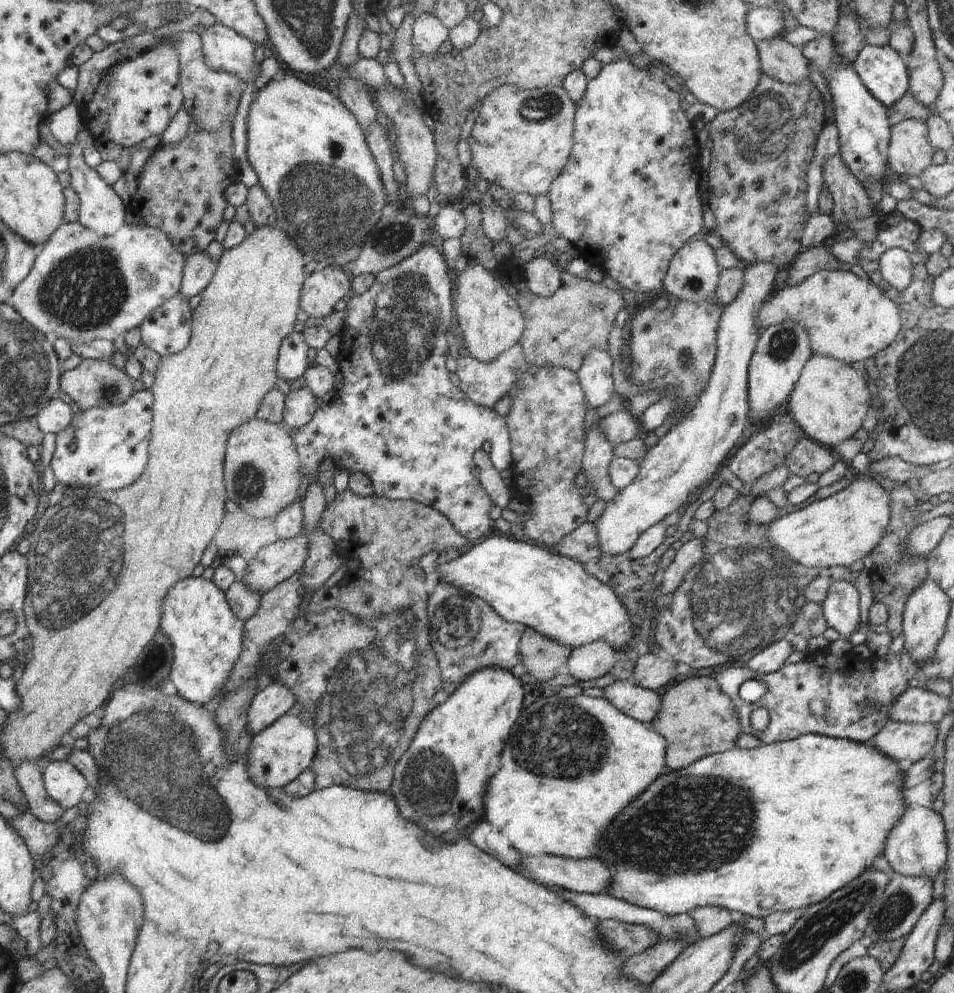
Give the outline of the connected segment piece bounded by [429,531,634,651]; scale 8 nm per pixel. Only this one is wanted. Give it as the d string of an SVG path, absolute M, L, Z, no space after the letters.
M500 534L472 546L466 553L452 561L438 566L439 574L431 576L430 583L446 581L452 586L461 588L464 595L476 595L483 598L500 618L509 623L523 624L545 636L575 649L596 641L607 642L614 650L624 649L633 639L632 621L621 598L612 587L590 577L583 565L571 558L553 553L535 543L527 543L514 539L512 536Z

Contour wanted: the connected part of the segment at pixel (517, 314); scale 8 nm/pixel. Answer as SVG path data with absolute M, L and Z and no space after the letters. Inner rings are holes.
M481 264L468 265L458 275L454 308L462 327L469 356L483 363L491 363L511 346L518 344L525 329L525 320L517 302L489 270Z

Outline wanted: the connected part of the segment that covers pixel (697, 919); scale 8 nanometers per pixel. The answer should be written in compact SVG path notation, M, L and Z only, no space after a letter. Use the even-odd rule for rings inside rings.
M703 906L692 909L688 914L694 921L700 937L711 937L733 924L733 912L719 906Z

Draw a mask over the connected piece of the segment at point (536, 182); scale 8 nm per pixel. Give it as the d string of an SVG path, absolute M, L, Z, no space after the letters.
M502 85L491 90L482 100L481 107L475 118L472 130L470 130L470 137L466 139L468 146L471 150L471 163L470 166L475 168L479 173L480 179L487 180L489 184L498 184L510 192L510 195L518 193L528 193L536 198L538 195L547 194L552 181L561 173L566 161L572 152L573 147L573 132L575 129L575 110L576 103L568 96L568 93L562 86L548 85L540 87L539 89L525 89L518 85Z

